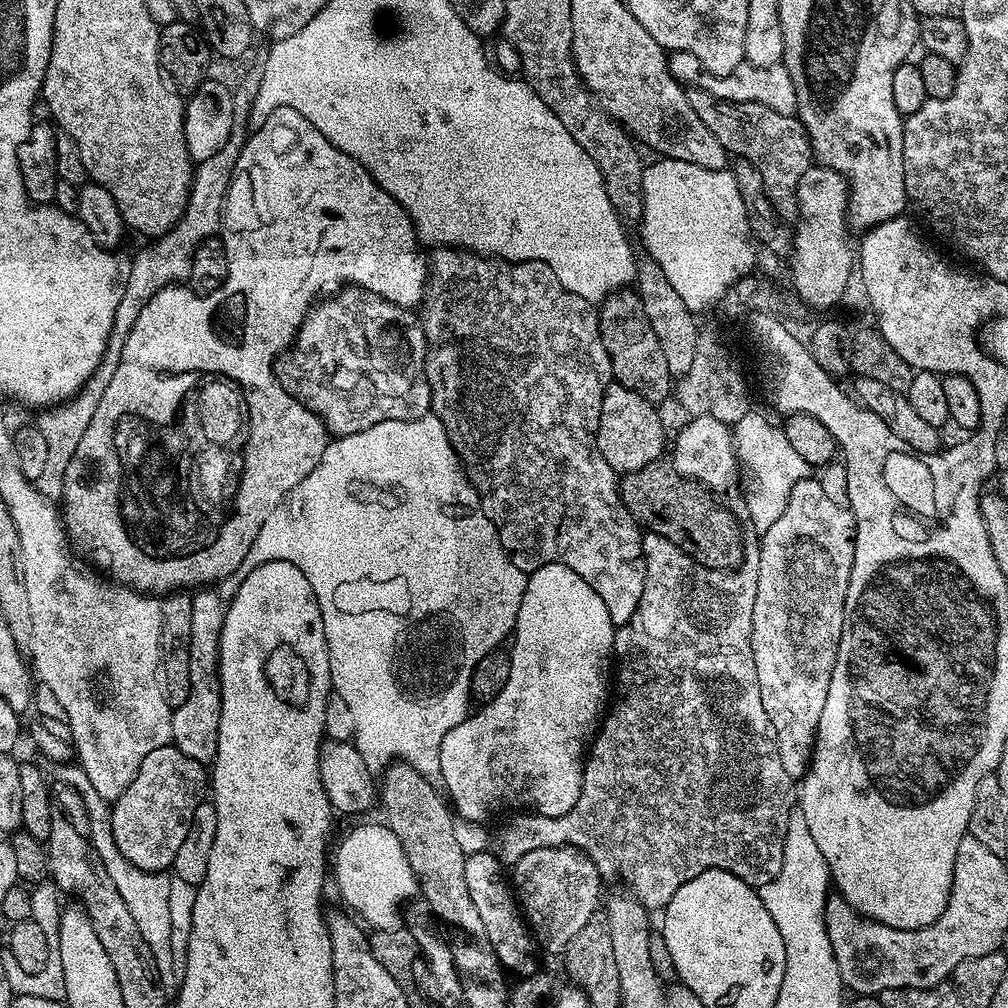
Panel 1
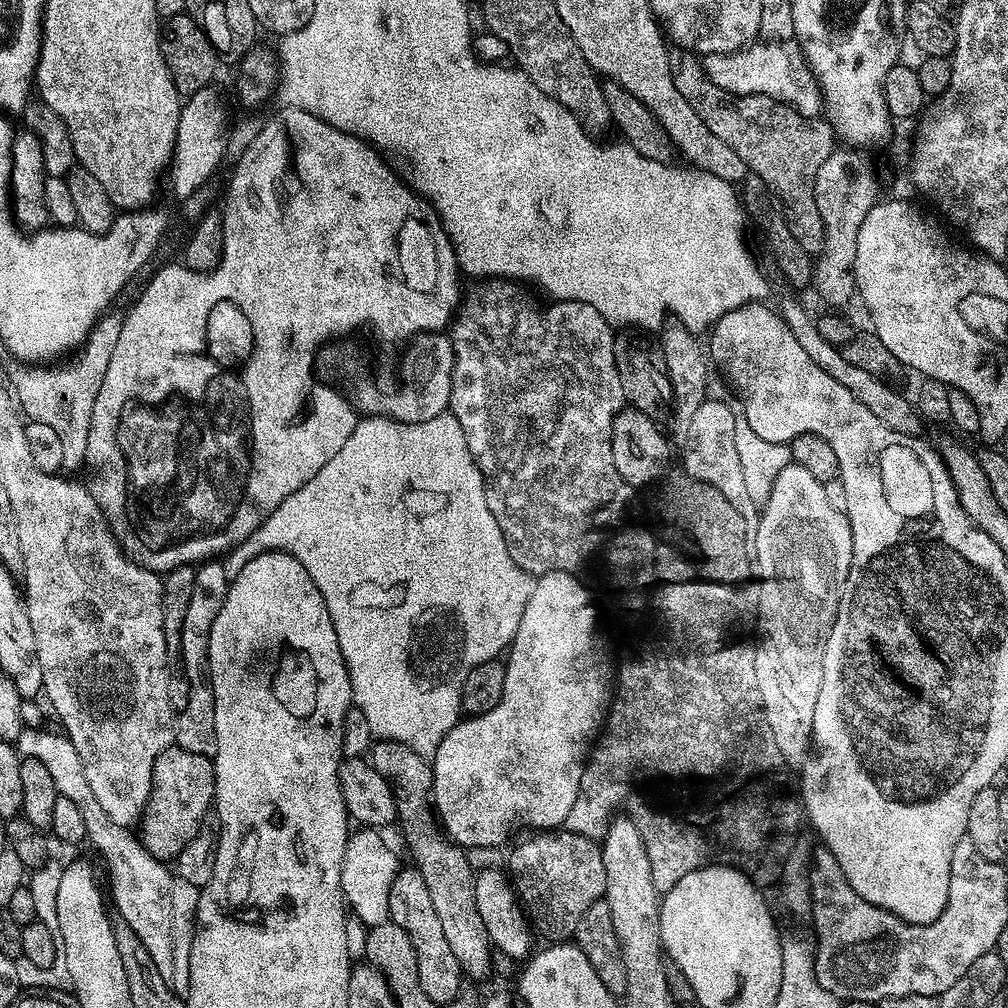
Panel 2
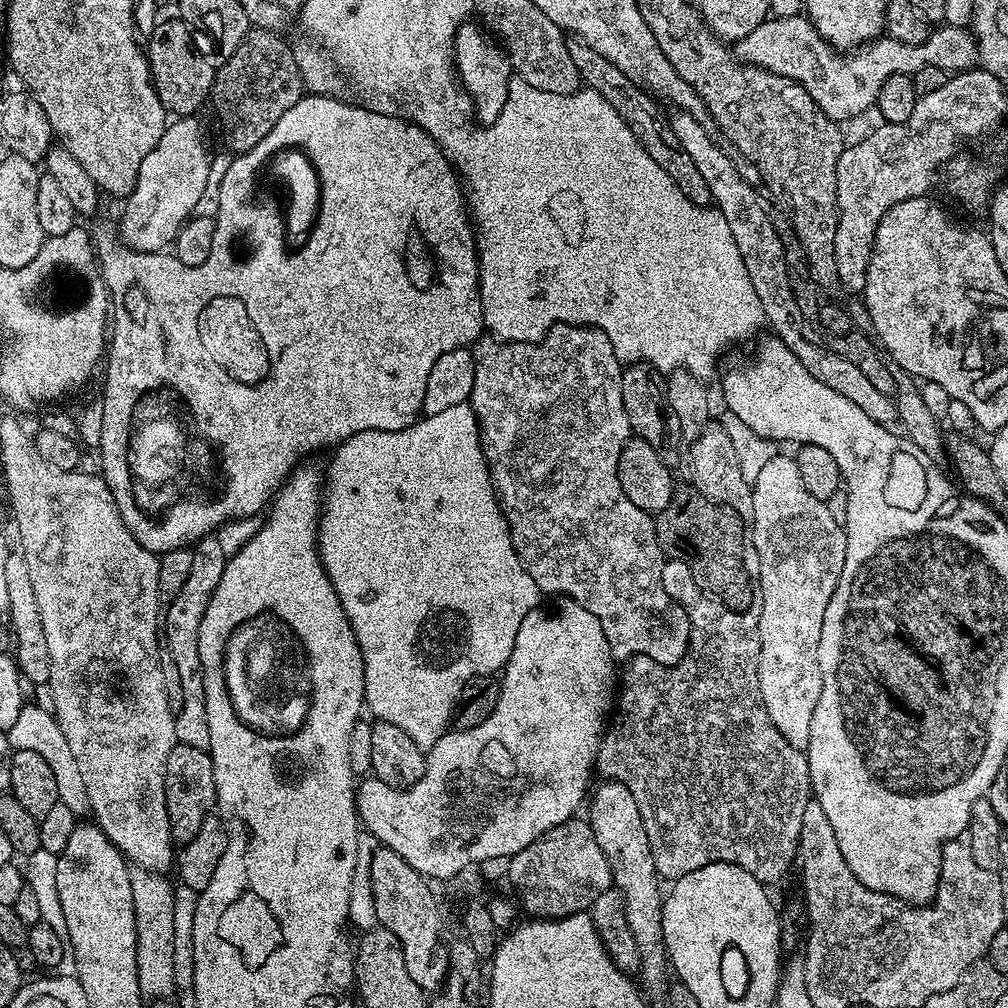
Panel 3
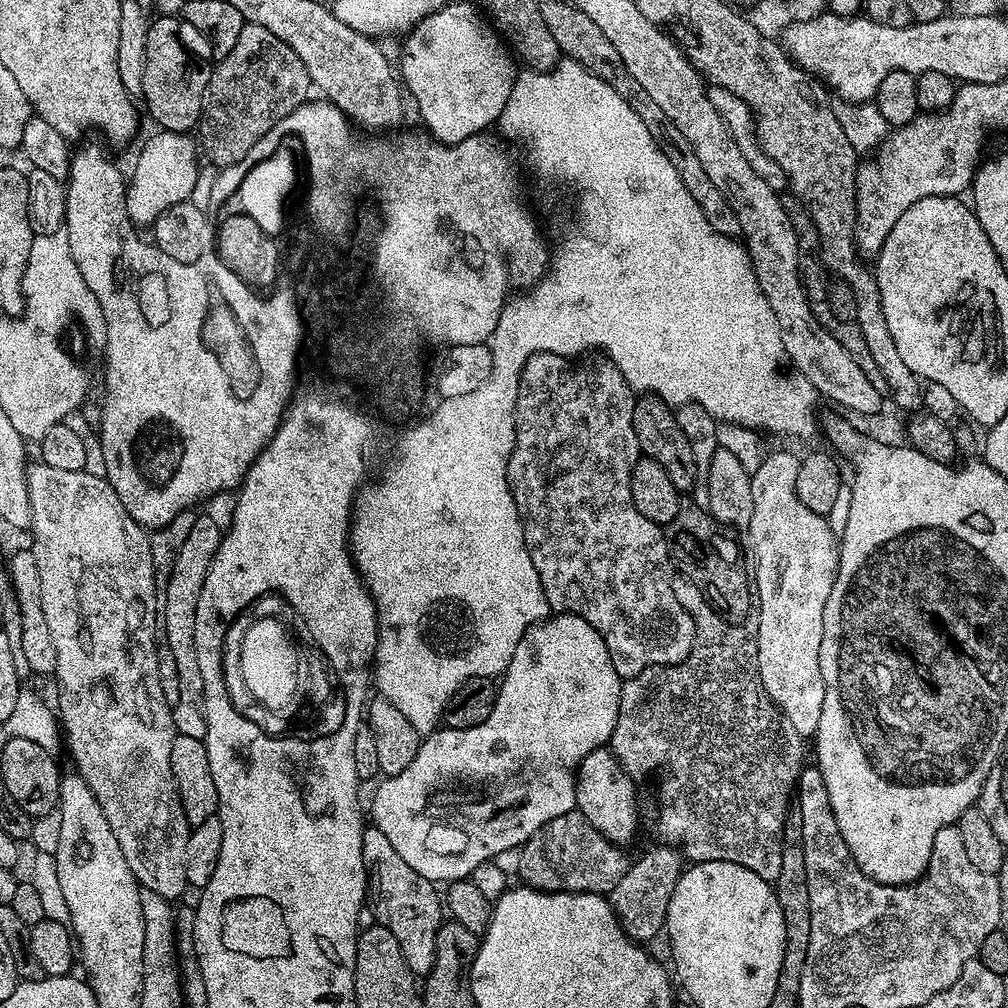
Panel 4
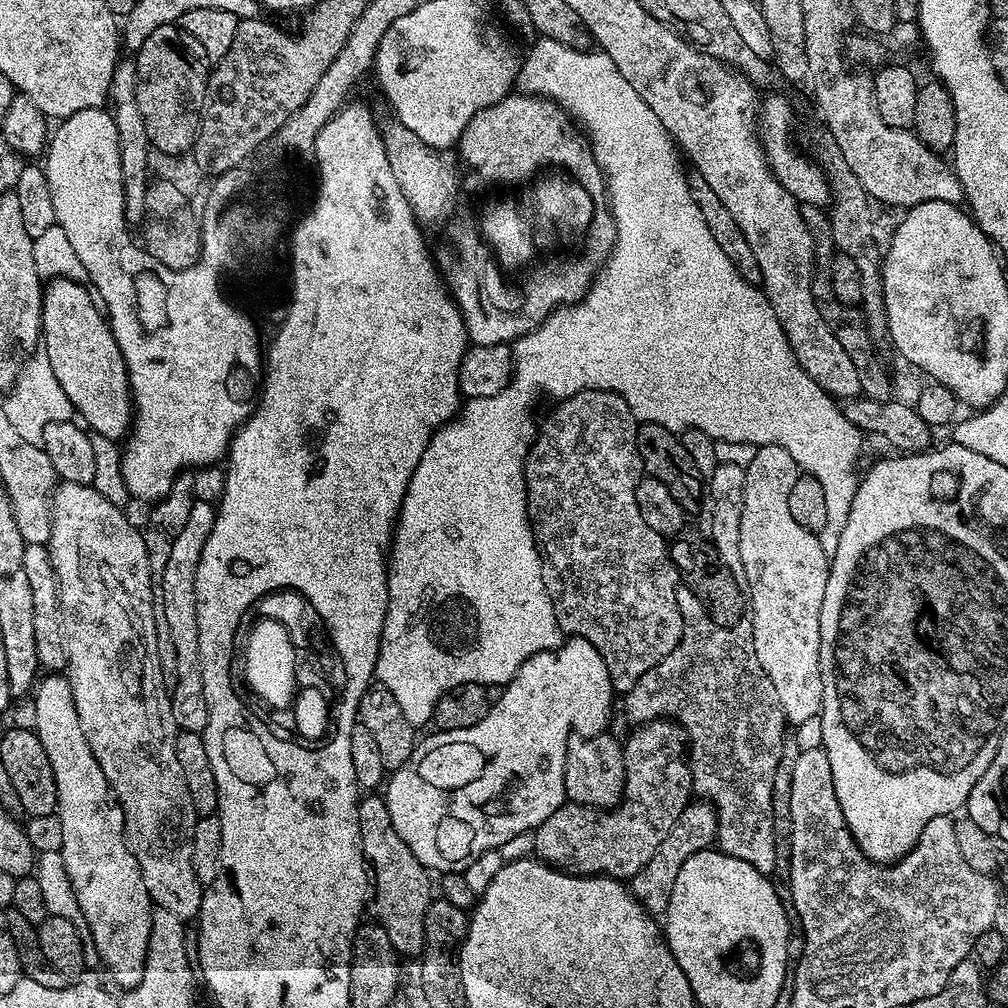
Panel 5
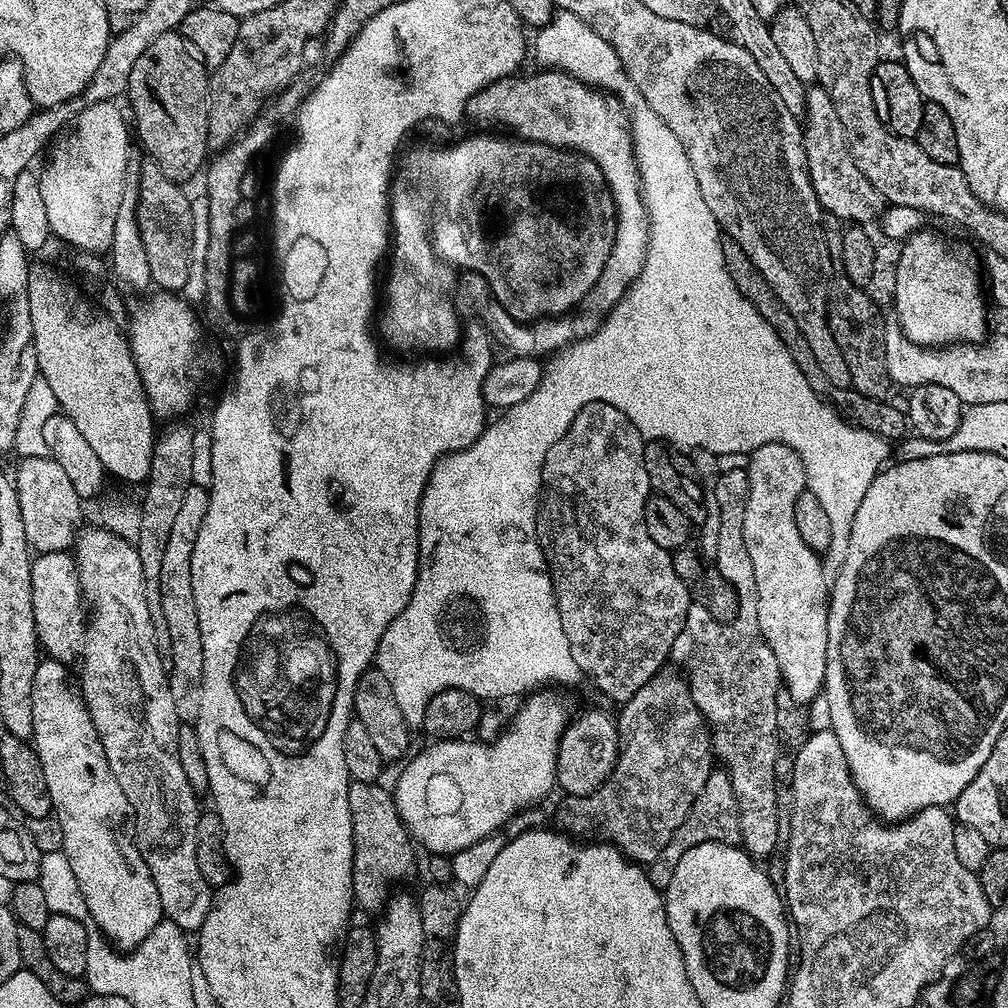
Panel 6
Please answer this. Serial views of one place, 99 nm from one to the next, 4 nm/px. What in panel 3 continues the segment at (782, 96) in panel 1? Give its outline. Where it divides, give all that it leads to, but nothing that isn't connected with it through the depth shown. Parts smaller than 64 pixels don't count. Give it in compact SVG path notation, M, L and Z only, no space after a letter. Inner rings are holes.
M807 15L778 16L763 20L746 38L735 41L734 55L741 64L765 68L782 78L796 80L814 98L816 105L831 120L845 122L871 109L890 74L906 74L926 66L938 66L949 74L967 70L977 63L976 38L967 27L937 27L924 44L907 44L891 38L877 38L855 50L834 50L818 34Z

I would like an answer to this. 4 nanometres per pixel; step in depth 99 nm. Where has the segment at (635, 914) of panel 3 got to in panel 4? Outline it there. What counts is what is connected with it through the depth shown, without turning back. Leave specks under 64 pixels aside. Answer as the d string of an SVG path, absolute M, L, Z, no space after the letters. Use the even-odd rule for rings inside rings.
M605 746L586 754L576 767L576 806L575 811L581 812L612 844L628 846L636 836L636 827L640 824L640 808L636 805L636 784L632 777L618 762L611 747Z

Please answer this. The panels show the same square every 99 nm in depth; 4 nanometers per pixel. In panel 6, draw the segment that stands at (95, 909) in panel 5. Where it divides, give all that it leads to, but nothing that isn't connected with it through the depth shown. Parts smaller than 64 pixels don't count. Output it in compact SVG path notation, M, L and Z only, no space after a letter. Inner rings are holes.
M51 658L41 659L38 670L34 670L34 734L30 743L40 755L42 774L46 774L46 790L50 790L54 815L58 822L62 822L62 850L66 858L70 858L74 878L78 878L78 886L82 886L82 897L93 915L95 927L103 933L107 943L113 948L131 952L142 942L146 942L154 926L158 926L165 919L162 898L158 894L158 886L154 886L154 878L139 848L129 847L127 856L116 837L116 828L112 824L124 824L127 820L129 823L130 805L126 794L122 794L122 786L118 786L118 778L114 778L110 770L110 762L106 762L106 750L102 750L100 735L98 730L94 730L94 722L90 718L84 694L77 681L68 677L68 671L69 665Z

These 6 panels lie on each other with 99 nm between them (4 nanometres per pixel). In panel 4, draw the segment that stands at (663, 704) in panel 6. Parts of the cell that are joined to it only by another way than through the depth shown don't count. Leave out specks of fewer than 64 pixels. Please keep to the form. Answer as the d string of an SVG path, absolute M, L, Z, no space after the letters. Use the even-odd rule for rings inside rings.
M571 811L546 822L520 847L519 879L539 892L598 892L610 894L630 863L625 849L612 844L581 812Z

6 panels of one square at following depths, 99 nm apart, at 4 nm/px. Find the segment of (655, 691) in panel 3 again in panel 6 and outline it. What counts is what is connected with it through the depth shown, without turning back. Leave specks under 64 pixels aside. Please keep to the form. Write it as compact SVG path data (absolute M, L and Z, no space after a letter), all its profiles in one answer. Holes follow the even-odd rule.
M754 568L740 572L740 612L729 624L715 620L701 604L689 603L686 622L672 647L671 663L676 663L688 682L688 693L694 698L698 710L706 714L706 723L712 738L712 755L720 760L734 786L736 801L740 807L740 844L753 858L768 856L777 851L778 806L775 788L778 777L776 759L782 753L780 735L776 733L776 695L782 690L778 660L764 641L758 626L756 583Z

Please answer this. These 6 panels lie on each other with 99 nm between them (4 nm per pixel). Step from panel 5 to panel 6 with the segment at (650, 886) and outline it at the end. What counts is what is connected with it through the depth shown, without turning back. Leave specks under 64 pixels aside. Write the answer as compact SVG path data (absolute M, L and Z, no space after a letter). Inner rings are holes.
M713 771L710 778L706 778L706 786L698 790L698 798L694 798L694 806L690 806L690 814L682 818L682 826L674 830L674 838L666 842L666 847L662 849L662 854L654 858L652 864L647 865L646 871L650 882L661 890L666 890L670 886L670 878L674 878L674 866L678 866L678 858L686 854L694 846L702 842L720 841L721 844L740 844L740 807L734 794L734 786L730 782L727 771Z

